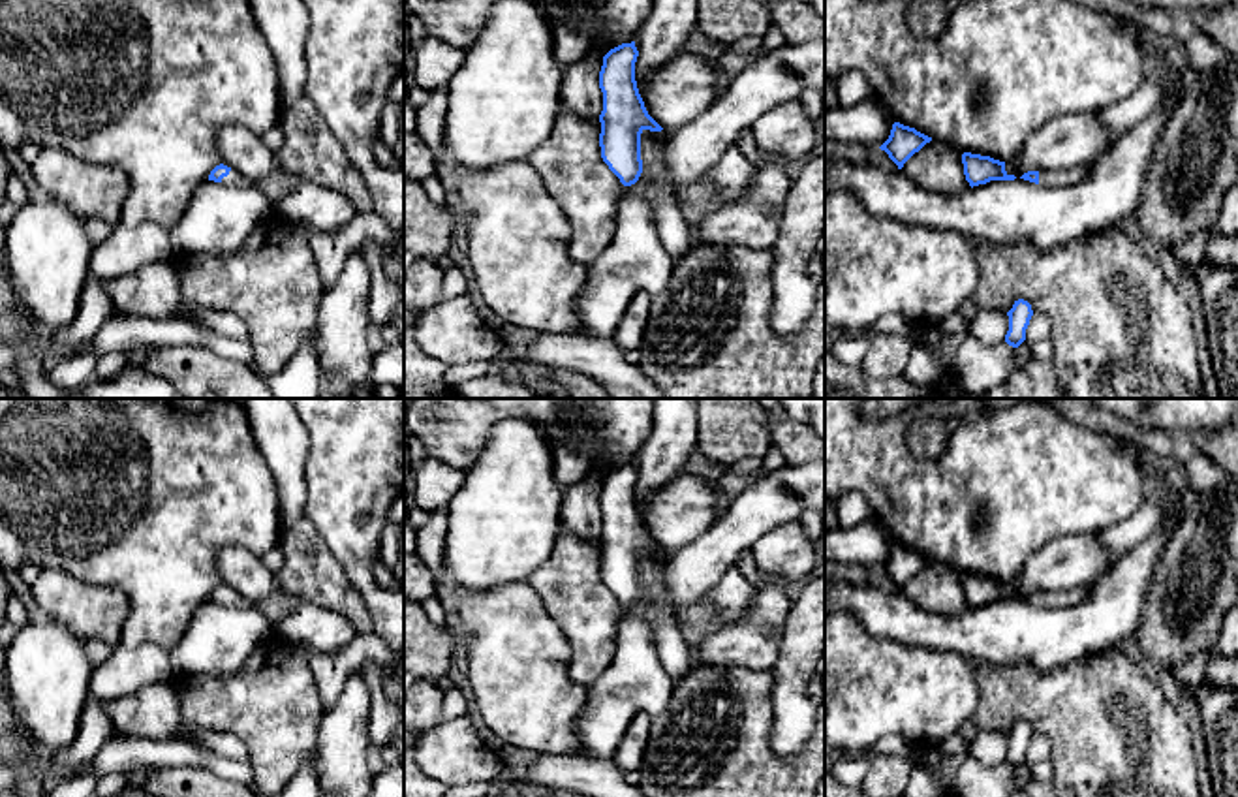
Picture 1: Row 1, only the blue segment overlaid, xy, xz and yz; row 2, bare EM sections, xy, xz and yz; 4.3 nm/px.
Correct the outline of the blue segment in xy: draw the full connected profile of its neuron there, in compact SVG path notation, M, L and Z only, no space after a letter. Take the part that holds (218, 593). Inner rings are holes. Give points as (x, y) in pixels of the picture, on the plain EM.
M224 585L216 586L210 592L209 602L224 603L224 605L248 605L244 596L240 596L237 590L231 590Z

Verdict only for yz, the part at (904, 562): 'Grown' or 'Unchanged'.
Unchanged

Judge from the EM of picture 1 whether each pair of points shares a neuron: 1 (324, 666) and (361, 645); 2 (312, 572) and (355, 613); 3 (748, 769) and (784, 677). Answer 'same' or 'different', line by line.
1: same
2: same
3: different

